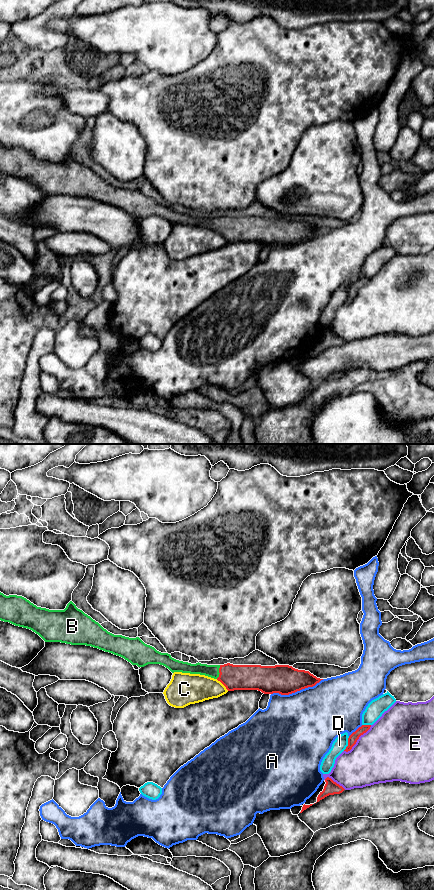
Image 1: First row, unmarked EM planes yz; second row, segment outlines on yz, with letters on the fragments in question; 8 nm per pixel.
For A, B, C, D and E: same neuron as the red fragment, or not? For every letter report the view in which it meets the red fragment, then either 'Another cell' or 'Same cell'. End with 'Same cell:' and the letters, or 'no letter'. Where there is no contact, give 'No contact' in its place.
A: Touches red in yz. Another cell
B: Touches red in yz. Same cell
C: Touches red in yz. Another cell
D: Touches red in yz. Another cell
E: Touches red in yz. Another cell
Same cell: B

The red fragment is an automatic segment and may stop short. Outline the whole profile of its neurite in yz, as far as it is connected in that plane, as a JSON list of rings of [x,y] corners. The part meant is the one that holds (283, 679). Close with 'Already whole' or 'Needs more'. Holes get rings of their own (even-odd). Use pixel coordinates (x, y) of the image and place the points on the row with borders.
[[[0,592],[0,620],[9,622],[15,626],[32,630],[45,642],[61,642],[71,645],[86,645],[98,648],[105,652],[120,656],[132,665],[144,667],[148,664],[160,664],[168,668],[172,673],[182,672],[205,675],[220,681],[228,691],[234,690],[258,690],[264,694],[279,693],[289,695],[302,689],[313,687],[321,680],[309,671],[298,670],[289,665],[261,666],[261,665],[224,665],[191,664],[176,660],[168,653],[161,653],[154,647],[145,644],[139,637],[129,638],[122,635],[114,635],[104,629],[98,622],[78,609],[70,601],[64,610],[49,610],[37,607],[22,596],[6,596]]]. Needs more

